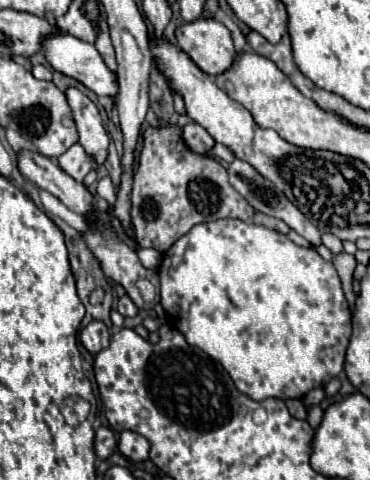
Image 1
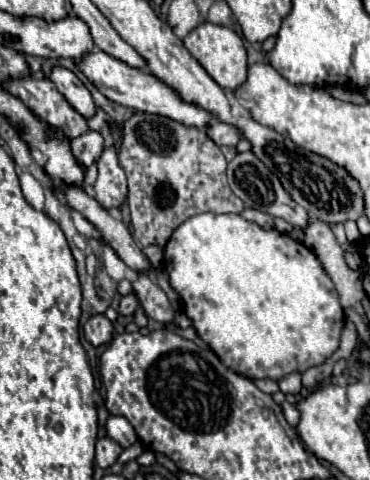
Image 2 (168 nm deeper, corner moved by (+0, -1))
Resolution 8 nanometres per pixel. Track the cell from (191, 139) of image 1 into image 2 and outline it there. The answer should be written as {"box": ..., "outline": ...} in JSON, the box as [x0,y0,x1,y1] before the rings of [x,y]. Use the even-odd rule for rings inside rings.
{"box":[206,120,244,146],"outline":[[[220,120],[210,122],[210,126],[208,126],[206,132],[210,134],[210,138],[214,138],[214,142],[218,142],[218,146],[226,146],[226,144],[228,146],[236,146],[244,138],[242,132],[236,126],[220,122]]]}

